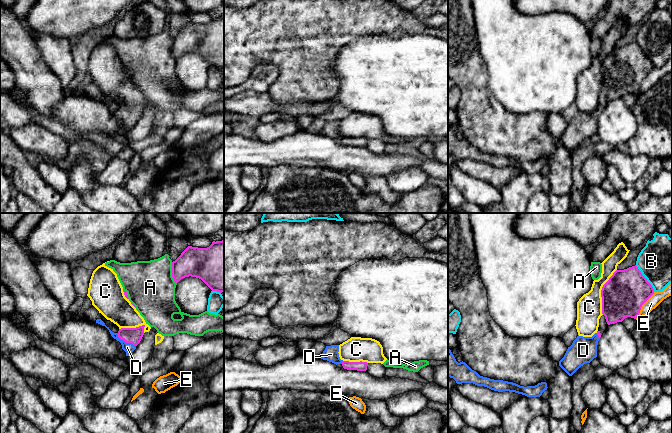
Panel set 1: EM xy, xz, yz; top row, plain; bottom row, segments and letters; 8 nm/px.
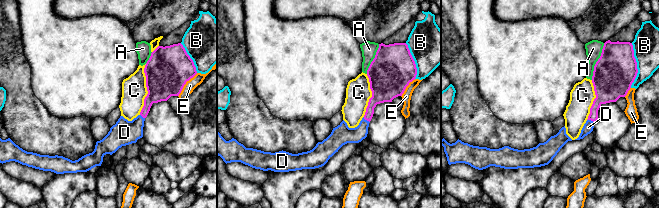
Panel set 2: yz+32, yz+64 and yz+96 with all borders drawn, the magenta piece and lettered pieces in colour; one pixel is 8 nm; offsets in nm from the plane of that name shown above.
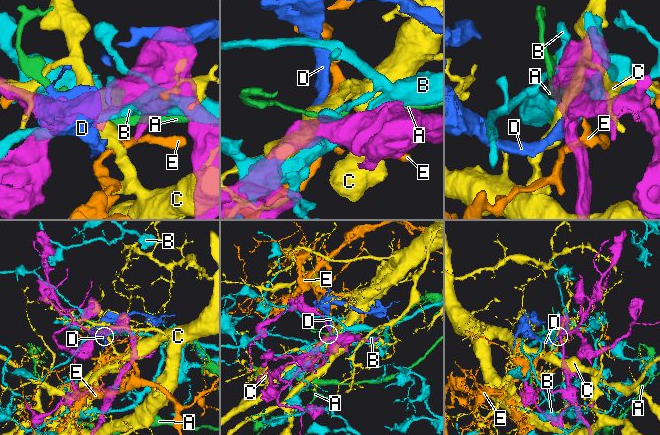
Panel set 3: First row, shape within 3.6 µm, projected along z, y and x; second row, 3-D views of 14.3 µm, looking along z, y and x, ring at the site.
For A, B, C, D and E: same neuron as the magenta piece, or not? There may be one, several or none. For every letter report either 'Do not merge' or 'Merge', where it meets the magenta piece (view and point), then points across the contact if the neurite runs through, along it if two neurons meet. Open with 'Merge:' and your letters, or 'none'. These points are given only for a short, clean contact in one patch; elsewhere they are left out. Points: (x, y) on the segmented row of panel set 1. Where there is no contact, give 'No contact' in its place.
Merge: D
A: Do not merge. Touches magenta at xy (172, 273)
B: Do not merge. Touches magenta at yz (645, 278)
C: Do not merge. Touches magenta at yz (601, 292). Boundary: yz (616, 269), (601, 290), (602, 314)
D: Merge. Touches magenta at xy (126, 342). Path across: xy (130, 335), (126, 342), (127, 347)
E: Do not merge. Touches magenta at yz (642, 304)

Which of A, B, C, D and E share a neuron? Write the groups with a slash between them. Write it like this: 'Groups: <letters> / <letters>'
Groups: A / B / C / D / E

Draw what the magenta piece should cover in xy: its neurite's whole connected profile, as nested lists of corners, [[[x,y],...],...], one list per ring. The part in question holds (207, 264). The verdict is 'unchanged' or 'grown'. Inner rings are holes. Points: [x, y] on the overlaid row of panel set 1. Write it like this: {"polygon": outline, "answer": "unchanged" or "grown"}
{"polygon": [[[224,238],[207,248],[188,246],[172,262],[176,284],[189,276],[201,279],[212,291],[224,292]]], "answer": "unchanged"}

